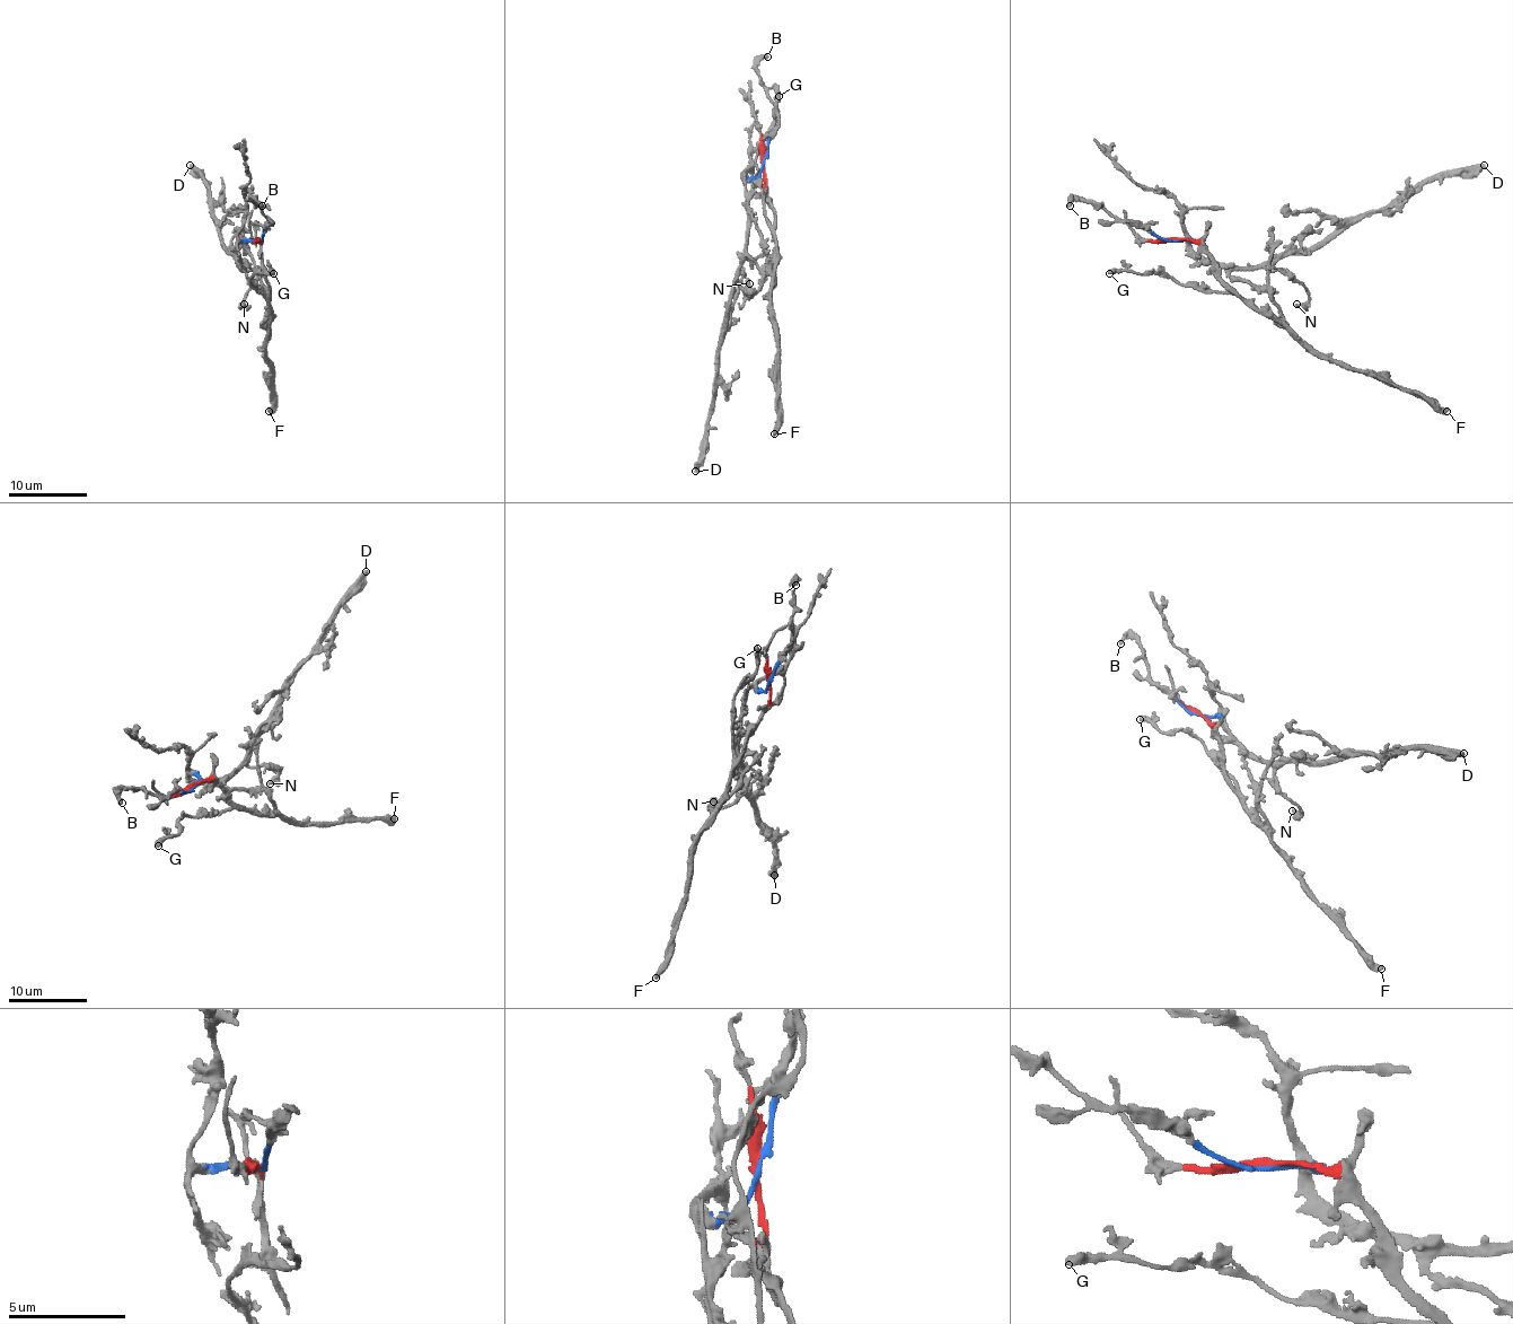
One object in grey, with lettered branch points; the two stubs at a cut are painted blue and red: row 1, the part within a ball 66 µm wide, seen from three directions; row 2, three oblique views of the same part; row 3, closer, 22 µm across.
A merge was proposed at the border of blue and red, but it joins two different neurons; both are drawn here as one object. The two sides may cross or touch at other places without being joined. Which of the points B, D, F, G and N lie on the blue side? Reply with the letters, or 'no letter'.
B, D, N

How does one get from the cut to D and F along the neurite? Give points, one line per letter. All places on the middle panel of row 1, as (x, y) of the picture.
D: (764, 160), (756, 176), (742, 178), (748, 205), (746, 257), (735, 277), (705, 458), (695, 472)
F: (764, 160), (775, 245), (772, 308), (777, 343), (777, 419), (774, 435)

